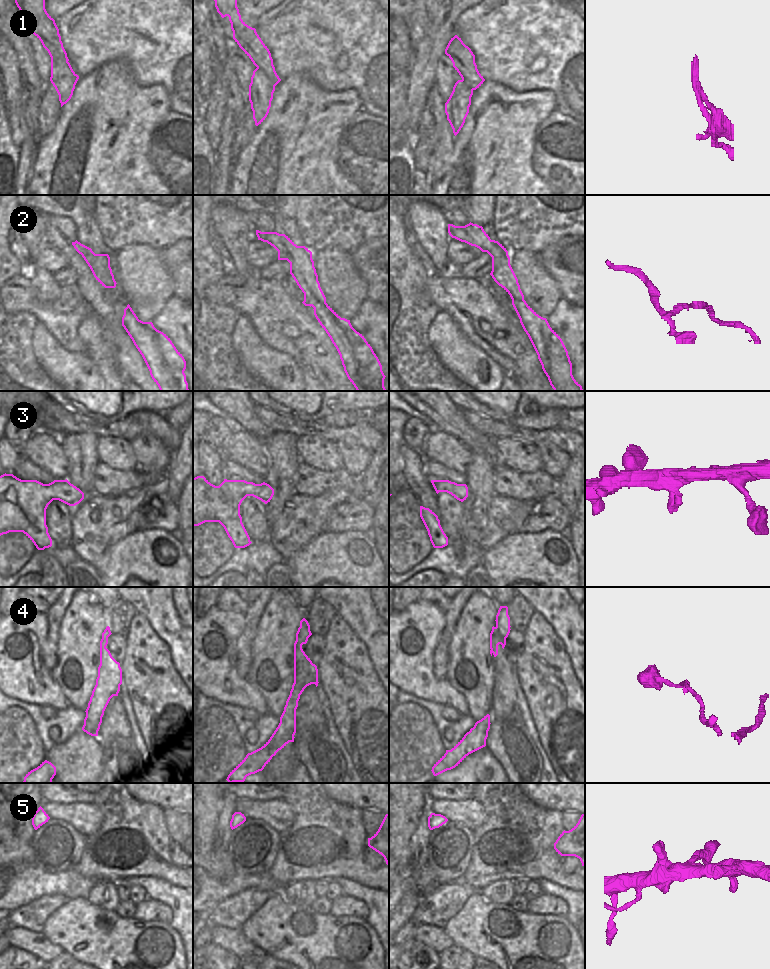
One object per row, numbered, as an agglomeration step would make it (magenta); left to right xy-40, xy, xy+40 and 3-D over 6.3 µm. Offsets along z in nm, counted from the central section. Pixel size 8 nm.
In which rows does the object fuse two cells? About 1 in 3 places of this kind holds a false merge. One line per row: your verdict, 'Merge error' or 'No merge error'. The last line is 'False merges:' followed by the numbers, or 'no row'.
1: Merge error
2: No merge error
3: No merge error
4: No merge error
5: No merge error
False merges: 1

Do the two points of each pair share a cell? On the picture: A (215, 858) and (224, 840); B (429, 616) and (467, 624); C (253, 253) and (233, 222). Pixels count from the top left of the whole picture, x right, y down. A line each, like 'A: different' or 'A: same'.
A: different
B: different
C: different

